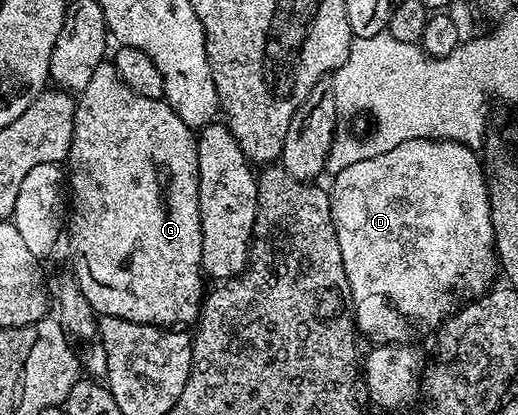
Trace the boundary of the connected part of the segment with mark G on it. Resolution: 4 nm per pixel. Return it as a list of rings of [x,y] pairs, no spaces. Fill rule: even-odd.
[[[104,62],[104,63],[102,63],[102,64],[99,64],[99,65],[98,65],[98,66],[97,66],[97,70],[93,70],[93,78],[89,78],[89,86],[85,86],[85,90],[84,90],[84,91],[83,91],[83,92],[81,92],[81,93],[78,93],[78,96],[77,96],[77,99],[76,99],[76,102],[75,102],[75,125],[74,125],[74,126],[73,126],[73,138],[72,138],[72,139],[71,139],[71,149],[70,149],[70,150],[69,150],[69,154],[68,154],[68,155],[67,155],[67,158],[66,158],[66,161],[65,161],[65,171],[66,171],[66,174],[67,174],[67,176],[68,176],[68,177],[69,177],[69,219],[68,219],[68,220],[67,220],[67,221],[66,221],[66,224],[65,224],[65,232],[66,232],[66,235],[67,235],[67,236],[69,236],[69,235],[71,235],[71,264],[72,264],[72,266],[73,266],[73,267],[75,267],[75,269],[73,269],[73,275],[74,275],[74,277],[75,277],[75,280],[76,280],[76,281],[77,281],[77,282],[78,282],[78,284],[79,284],[79,289],[80,289],[80,290],[81,290],[81,294],[85,294],[85,298],[89,298],[89,306],[93,306],[93,310],[94,310],[94,311],[95,311],[95,313],[96,313],[96,314],[98,314],[98,315],[99,315],[99,316],[112,316],[112,317],[113,317],[113,318],[125,318],[125,319],[126,319],[126,320],[128,320],[128,321],[129,321],[129,322],[141,322],[141,323],[142,323],[142,324],[156,324],[156,326],[157,326],[157,327],[158,327],[158,328],[170,328],[170,329],[172,329],[172,330],[175,330],[175,329],[178,329],[178,328],[179,328],[179,327],[180,327],[180,326],[187,326],[187,325],[183,325],[183,324],[191,324],[191,325],[194,325],[194,324],[195,324],[195,323],[196,323],[196,321],[198,321],[198,319],[199,319],[199,315],[200,315],[200,313],[201,313],[201,309],[202,309],[202,307],[203,307],[203,301],[204,301],[204,299],[205,299],[205,287],[204,287],[204,288],[203,288],[203,280],[204,280],[204,281],[205,281],[205,273],[204,273],[204,270],[203,270],[203,251],[202,251],[202,250],[201,250],[201,218],[200,218],[200,217],[199,217],[199,155],[198,155],[198,154],[197,154],[197,146],[198,146],[198,145],[199,145],[199,141],[198,141],[198,139],[197,139],[197,136],[196,136],[196,133],[195,133],[195,132],[194,132],[194,131],[193,131],[193,130],[192,130],[192,129],[191,129],[191,127],[190,127],[190,126],[189,126],[189,125],[187,125],[187,124],[186,124],[186,123],[185,123],[185,122],[181,122],[181,118],[177,118],[177,114],[176,114],[176,113],[175,113],[175,112],[174,112],[174,111],[173,111],[173,110],[172,110],[172,109],[171,109],[171,107],[170,107],[170,106],[169,106],[169,105],[167,105],[167,101],[166,101],[166,100],[164,100],[164,99],[162,99],[162,100],[154,100],[154,99],[153,99],[153,98],[145,98],[145,94],[137,94],[137,90],[129,90],[129,86],[125,86],[125,82],[124,82],[124,81],[123,81],[123,79],[122,79],[122,78],[121,78],[121,77],[119,77],[119,75],[118,75],[118,74],[117,74],[117,70],[116,70],[116,69],[115,69],[115,66],[114,66],[114,63],[111,63],[111,62]]]

